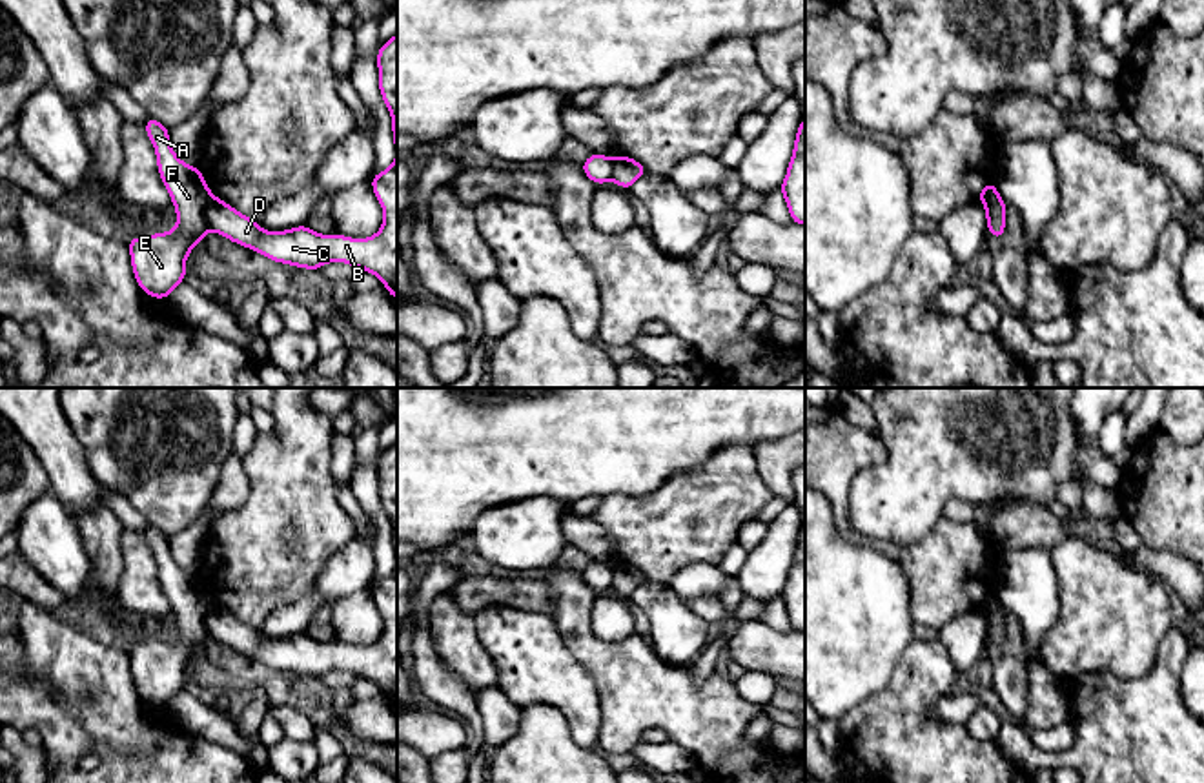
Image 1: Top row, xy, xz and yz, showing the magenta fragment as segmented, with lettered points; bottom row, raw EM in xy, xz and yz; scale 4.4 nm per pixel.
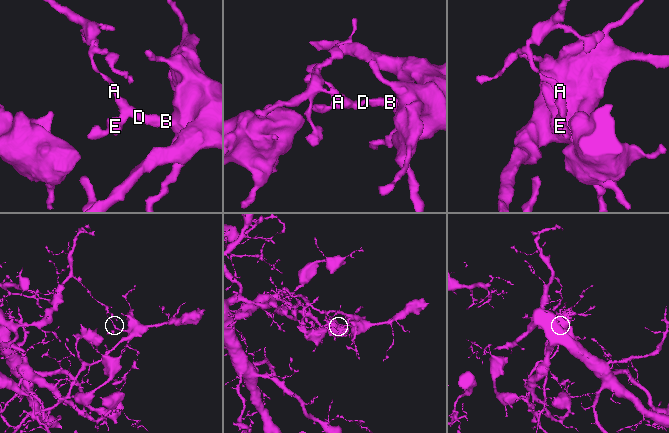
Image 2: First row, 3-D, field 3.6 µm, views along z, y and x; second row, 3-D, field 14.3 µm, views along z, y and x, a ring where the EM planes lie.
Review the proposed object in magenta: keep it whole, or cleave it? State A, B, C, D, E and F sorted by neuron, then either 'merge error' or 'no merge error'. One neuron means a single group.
A E F / B C D | merge error

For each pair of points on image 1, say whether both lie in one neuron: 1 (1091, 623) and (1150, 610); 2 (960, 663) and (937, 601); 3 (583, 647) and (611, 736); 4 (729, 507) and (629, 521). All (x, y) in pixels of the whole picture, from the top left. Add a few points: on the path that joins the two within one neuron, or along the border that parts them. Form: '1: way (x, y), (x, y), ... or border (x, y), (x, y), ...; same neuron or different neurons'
1: way (1106, 621), (1126, 610), (1135, 610); same neuron
2: border (977, 609), (959, 614), (938, 632); different neurons
3: way (605, 669), (614, 678), (614, 714); same neuron
4: way (704, 508), (687, 521), (654, 521); same neuron

